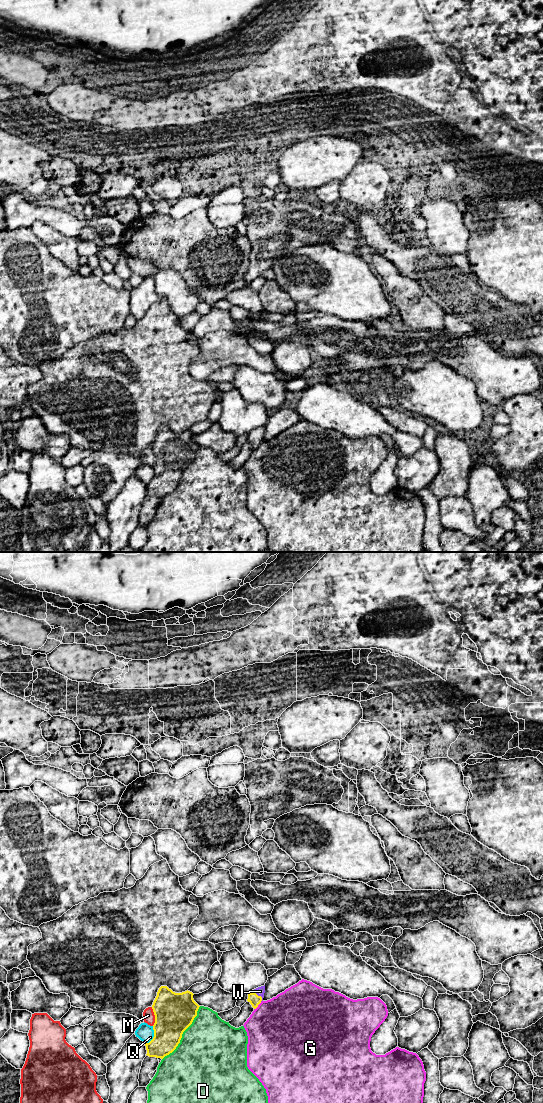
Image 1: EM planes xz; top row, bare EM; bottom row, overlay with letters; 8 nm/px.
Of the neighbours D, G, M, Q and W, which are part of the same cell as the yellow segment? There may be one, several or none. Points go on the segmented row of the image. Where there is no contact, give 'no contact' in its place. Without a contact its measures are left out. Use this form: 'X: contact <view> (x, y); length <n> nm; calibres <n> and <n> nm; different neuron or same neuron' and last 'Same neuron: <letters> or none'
D: contact xz (182, 1033); length 550 nm; calibres 320 and 480 nm; different neuron
G: contact xz (257, 1006); length 90 nm; calibres 90 and 500 nm; different neuron
M: contact xz (155, 1016); length 150 nm; calibres 320 and 100 nm; different neuron
Q: contact xz (154, 1036); length 170 nm; calibres 320 and 140 nm; different neuron
W: contact xz (256, 994); length 120 nm; calibres 90 and 70 nm; same neuron
Same neuron: W

